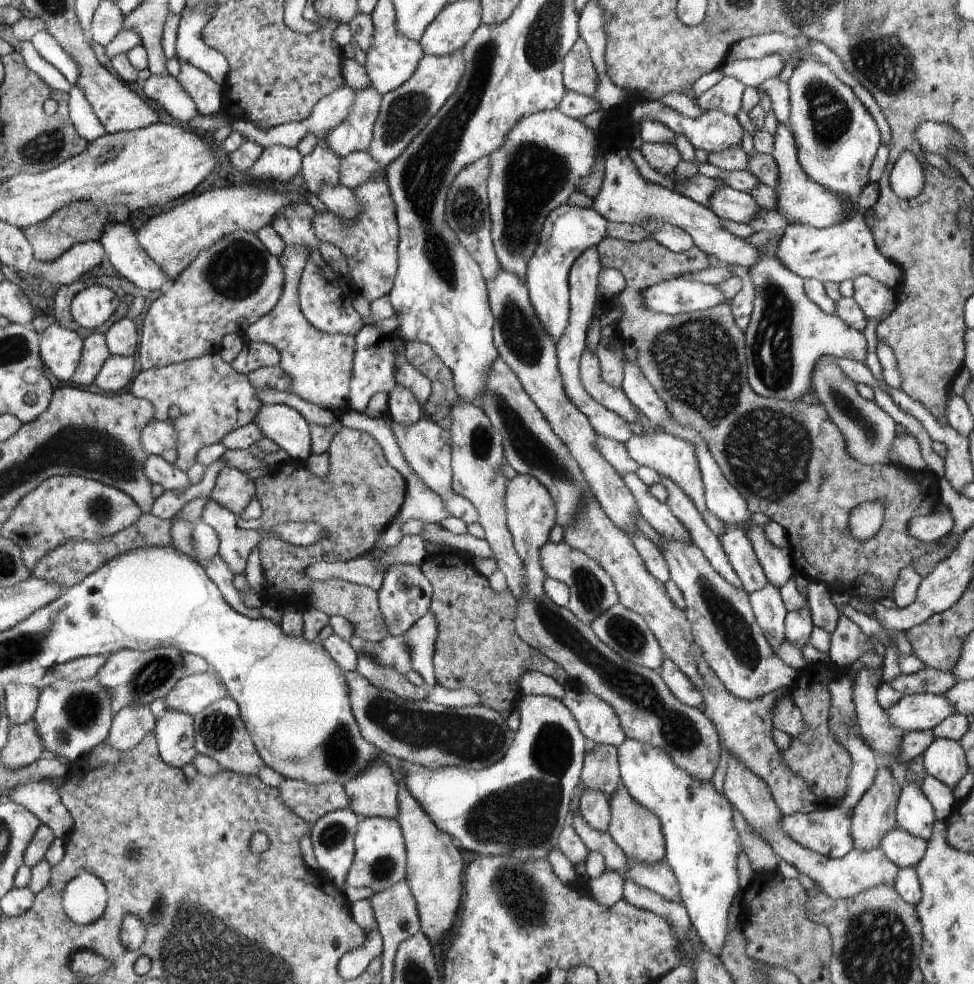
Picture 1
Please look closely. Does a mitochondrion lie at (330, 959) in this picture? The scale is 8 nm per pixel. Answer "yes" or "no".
no

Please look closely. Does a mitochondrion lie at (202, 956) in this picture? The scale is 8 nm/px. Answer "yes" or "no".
yes

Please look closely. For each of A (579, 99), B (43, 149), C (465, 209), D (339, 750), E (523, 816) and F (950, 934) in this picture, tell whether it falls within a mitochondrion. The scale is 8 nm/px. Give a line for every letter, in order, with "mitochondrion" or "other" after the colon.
A: other
B: mitochondrion
C: mitochondrion
D: mitochondrion
E: mitochondrion
F: other

